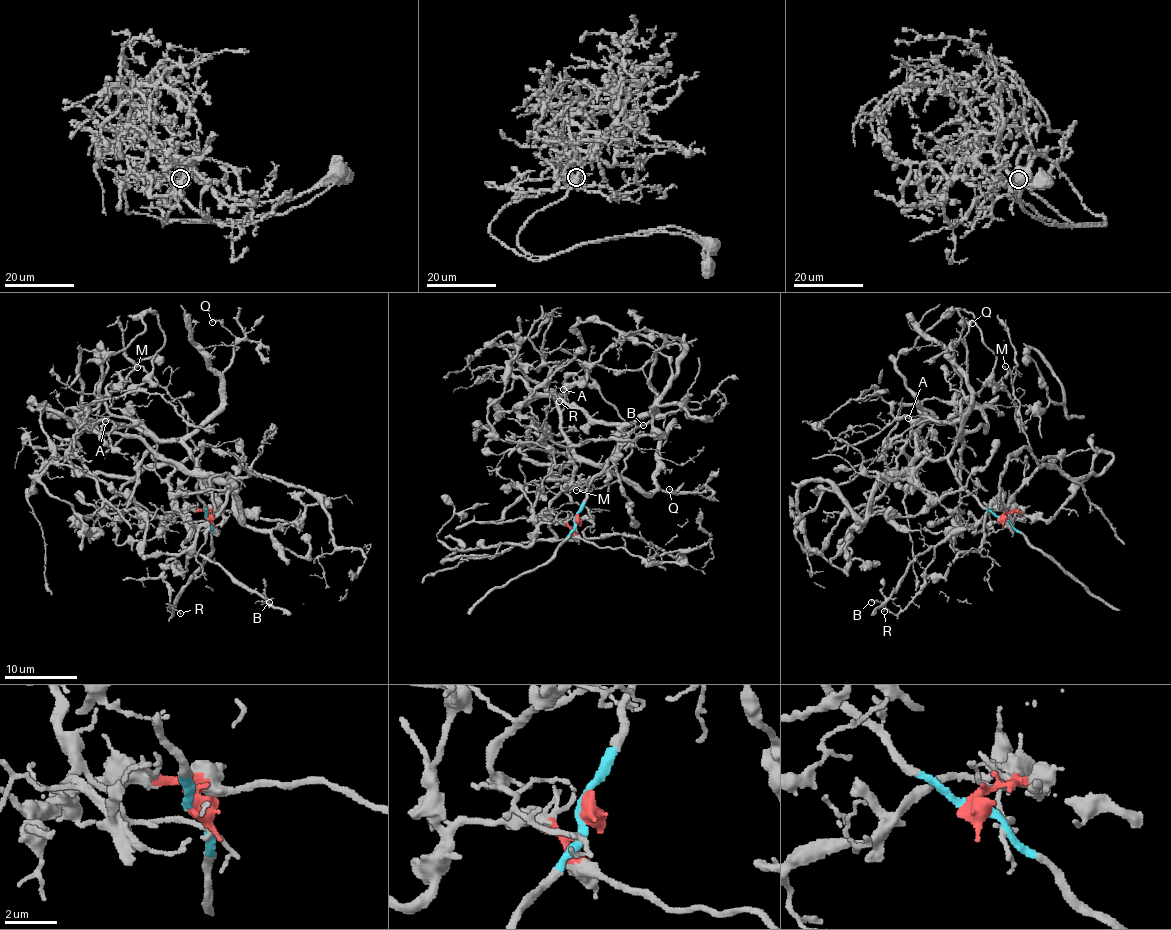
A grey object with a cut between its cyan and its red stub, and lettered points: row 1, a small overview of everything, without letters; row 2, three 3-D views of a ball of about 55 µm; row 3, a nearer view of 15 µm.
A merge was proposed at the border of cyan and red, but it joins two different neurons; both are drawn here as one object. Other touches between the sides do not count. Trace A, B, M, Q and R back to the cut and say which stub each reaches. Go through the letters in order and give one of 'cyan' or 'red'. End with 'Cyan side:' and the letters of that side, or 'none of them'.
A: cyan
B: red
M: cyan
Q: cyan
R: red
Cyan side: A, M, Q

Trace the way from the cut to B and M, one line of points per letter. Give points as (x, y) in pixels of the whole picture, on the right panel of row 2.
B: (1003, 519), (1013, 511), (1004, 505), (1008, 513), (1002, 509), (950, 533), (910, 561), (888, 598), (871, 602)
M: (1003, 519), (961, 484), (949, 458), (956, 441), (962, 441), (962, 400), (986, 383), (1000, 383), (1005, 366)

